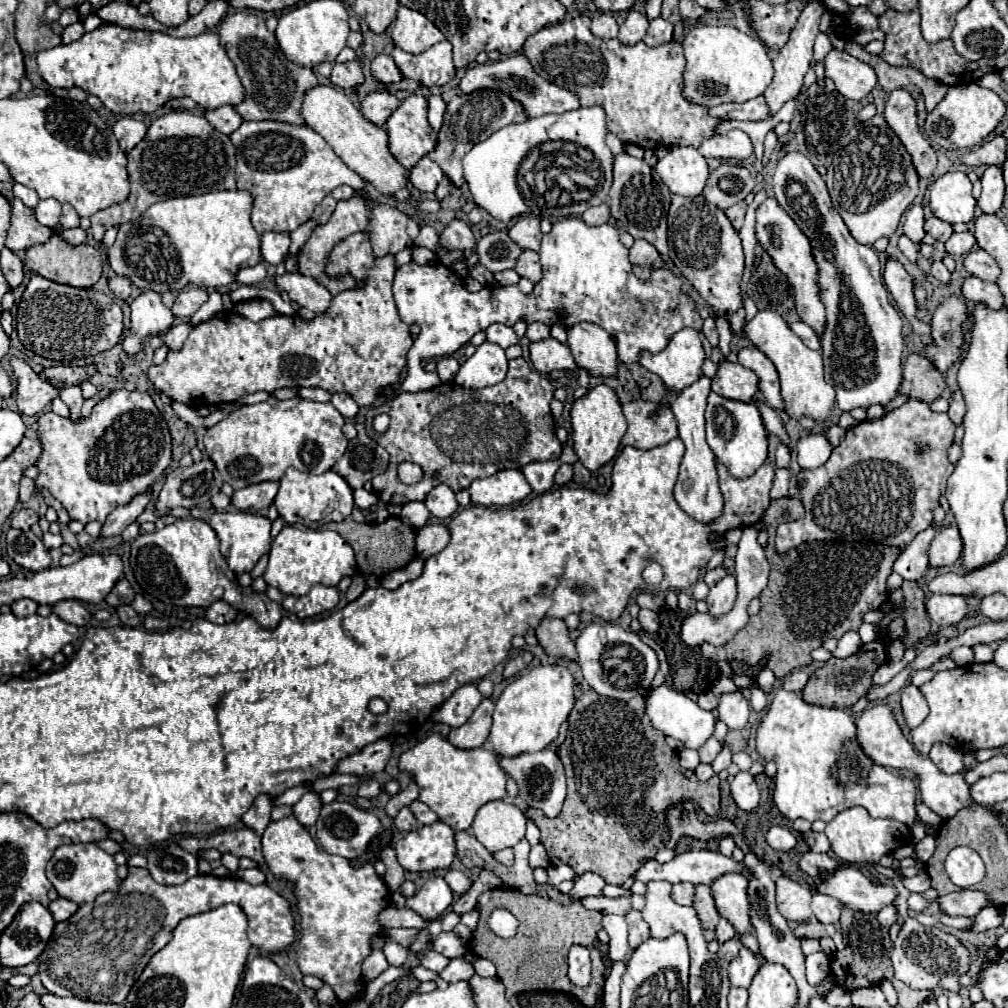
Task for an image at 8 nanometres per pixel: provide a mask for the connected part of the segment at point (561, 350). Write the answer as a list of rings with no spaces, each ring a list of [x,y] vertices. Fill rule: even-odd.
[[[551,337],[545,341],[531,343],[529,351],[531,351],[531,365],[539,373],[549,373],[555,369],[559,369],[559,371],[575,369],[575,361],[573,361],[569,347]]]

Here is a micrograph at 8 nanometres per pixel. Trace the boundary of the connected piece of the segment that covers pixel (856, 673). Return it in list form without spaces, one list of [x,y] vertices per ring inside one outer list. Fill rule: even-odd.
[[[875,649],[871,651],[859,651],[847,659],[835,659],[831,657],[823,667],[819,667],[815,673],[811,673],[805,689],[803,689],[803,699],[807,703],[815,705],[825,705],[825,707],[843,707],[849,709],[857,703],[861,695],[865,695],[871,687],[871,675],[877,671],[881,665],[881,657]]]

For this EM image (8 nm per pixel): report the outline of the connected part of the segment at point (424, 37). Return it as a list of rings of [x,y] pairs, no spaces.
[[[399,7],[397,19],[391,25],[391,37],[395,47],[409,53],[423,53],[445,39],[445,35],[423,13],[409,7]]]

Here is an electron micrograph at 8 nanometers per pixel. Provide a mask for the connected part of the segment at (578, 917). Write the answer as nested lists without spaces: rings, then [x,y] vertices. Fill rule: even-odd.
[[[491,889],[479,895],[481,905],[479,909],[479,925],[473,933],[473,939],[469,941],[471,951],[477,957],[489,959],[497,967],[497,977],[503,981],[507,989],[507,997],[513,997],[523,991],[563,991],[571,993],[577,999],[583,1001],[583,1005],[593,1007],[597,1001],[597,995],[603,987],[603,971],[605,965],[601,961],[599,951],[593,947],[593,941],[597,939],[597,931],[601,929],[601,913],[589,911],[581,903],[573,905],[561,905],[555,903],[549,897],[539,895],[525,895],[517,889]],[[495,909],[507,909],[519,919],[517,935],[511,939],[497,937],[489,925],[487,919],[491,911]],[[573,945],[581,945],[589,949],[591,953],[591,983],[587,987],[575,987],[567,977],[567,955]]]

